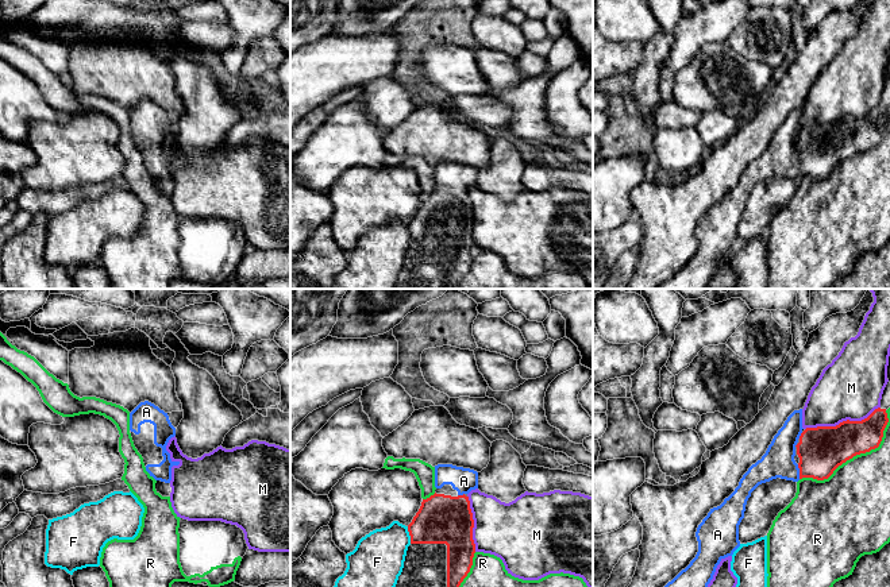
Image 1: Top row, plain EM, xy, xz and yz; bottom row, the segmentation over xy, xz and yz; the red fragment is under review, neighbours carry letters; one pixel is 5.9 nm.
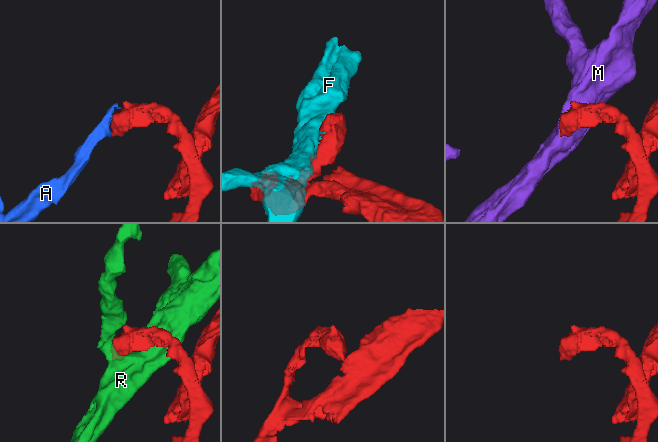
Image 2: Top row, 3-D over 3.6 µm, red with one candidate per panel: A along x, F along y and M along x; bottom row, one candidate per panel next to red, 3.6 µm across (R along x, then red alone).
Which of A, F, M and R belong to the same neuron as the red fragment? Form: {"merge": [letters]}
{"merge": ["A"]}

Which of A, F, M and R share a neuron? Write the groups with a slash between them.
A / F / M / R

